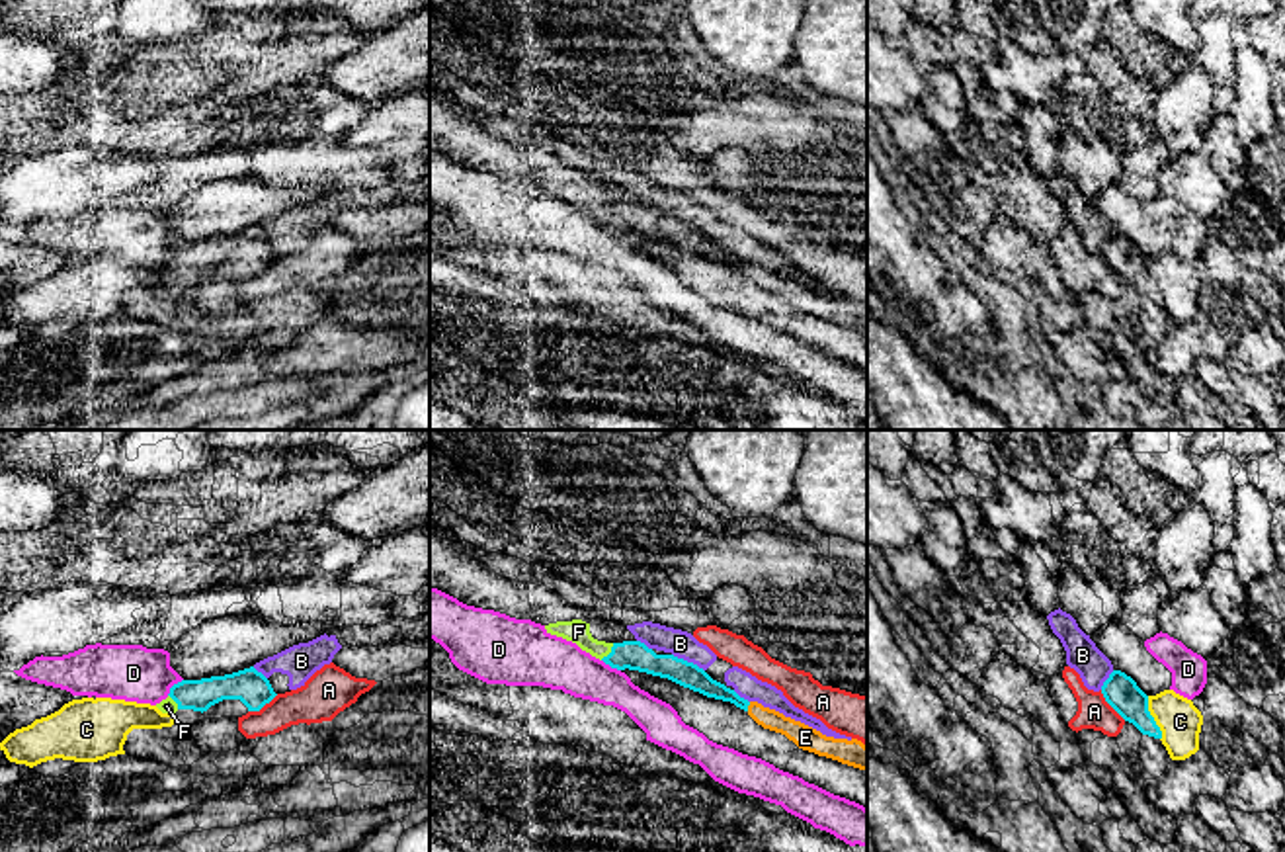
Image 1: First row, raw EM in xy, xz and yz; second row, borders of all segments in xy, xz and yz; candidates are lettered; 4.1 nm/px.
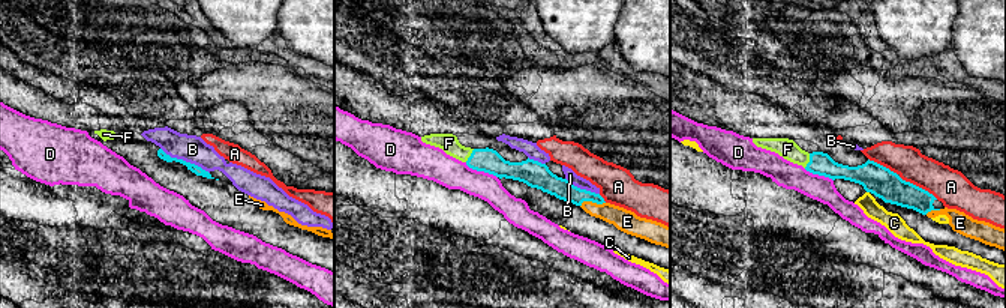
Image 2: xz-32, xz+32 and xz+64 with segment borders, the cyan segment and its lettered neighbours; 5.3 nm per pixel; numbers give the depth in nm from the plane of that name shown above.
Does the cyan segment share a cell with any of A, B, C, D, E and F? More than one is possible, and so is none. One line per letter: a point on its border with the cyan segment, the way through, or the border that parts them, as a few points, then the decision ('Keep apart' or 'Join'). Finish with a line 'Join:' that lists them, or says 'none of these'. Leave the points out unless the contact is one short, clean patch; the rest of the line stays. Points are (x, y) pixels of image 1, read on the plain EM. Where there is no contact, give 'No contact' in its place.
A: Touches cyan at yz (1112, 268). Boundary: yz (1100, 253), (1125, 282). Keep apart
B: Touches cyan at xz (686, 223). Keep apart
C: Touches cyan at yz (1153, 280). Keep apart
D: Touches cyan at xy (172, 249). Boundary: xy (182, 241), (166, 256). Keep apart
E: Touches cyan at xz (748, 266). Path across: xz (696, 241), (748, 266), (762, 278), (799, 296). Join
F: Touches cyan at xz (610, 215). Join
Join: E, F

